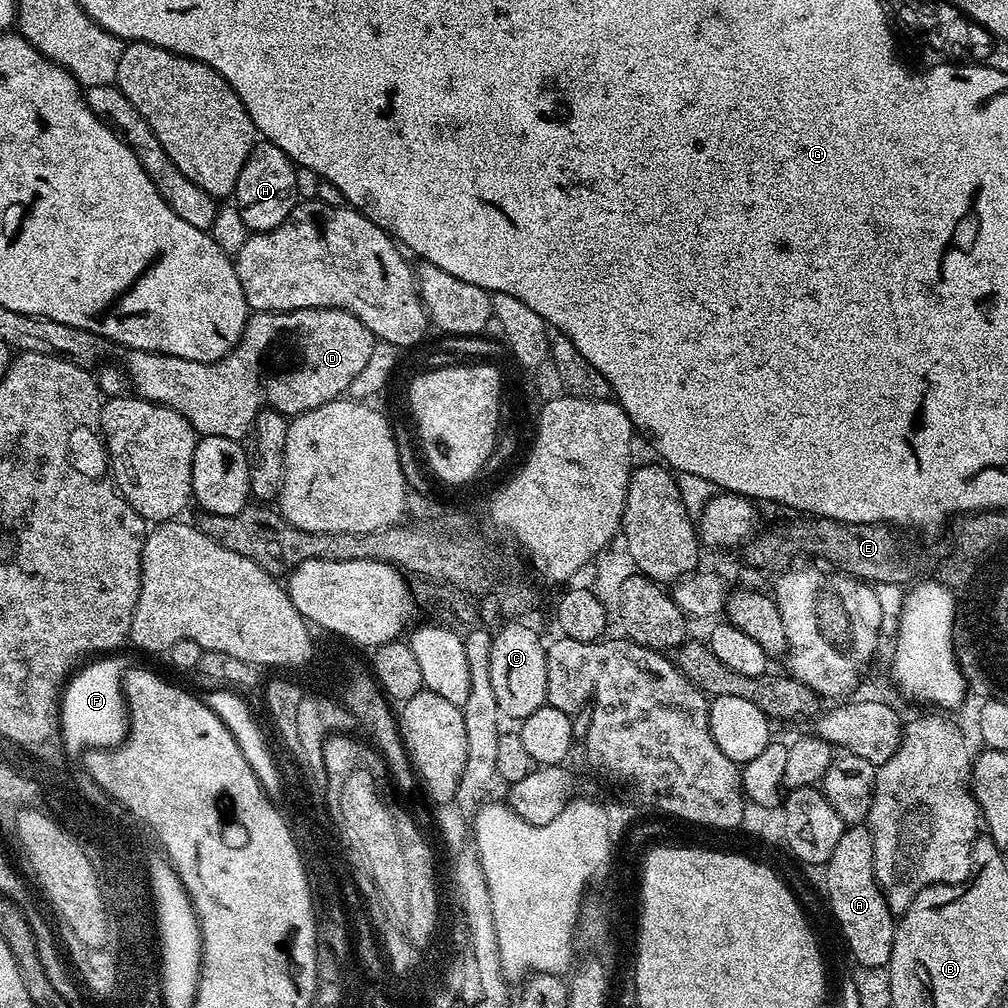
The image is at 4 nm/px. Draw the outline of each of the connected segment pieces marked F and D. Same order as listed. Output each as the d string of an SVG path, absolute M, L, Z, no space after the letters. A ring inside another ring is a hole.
M106 656L95 659L81 667L65 685L61 696L60 724L62 738L67 755L81 755L89 750L110 750L119 747L128 733L127 703L123 692L123 675L125 664L116 660L117 657Z
M299 308L293 312L252 312L248 318L248 325L244 327L244 333L240 336L240 341L228 355L221 360L215 360L207 364L206 362L194 362L186 358L174 358L173 356L163 356L160 352L139 352L137 348L127 349L123 354L124 368L123 375L132 383L131 391L142 400L149 400L152 404L165 404L170 410L182 414L186 422L201 437L217 436L218 438L230 438L231 440L243 441L249 435L252 423L256 421L256 416L267 406L273 412L280 412L285 418L301 416L306 410L314 410L331 400L339 400L347 393L348 388L362 374L362 369L366 367L366 362L370 362L370 354L374 354L374 346L378 343L375 334L365 326L354 314L350 314L341 308Z

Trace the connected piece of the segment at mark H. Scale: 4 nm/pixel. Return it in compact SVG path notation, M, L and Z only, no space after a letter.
M258 142L252 148L251 154L244 159L242 174L238 174L234 193L234 203L249 233L274 230L296 207L296 169L297 165L278 146Z

